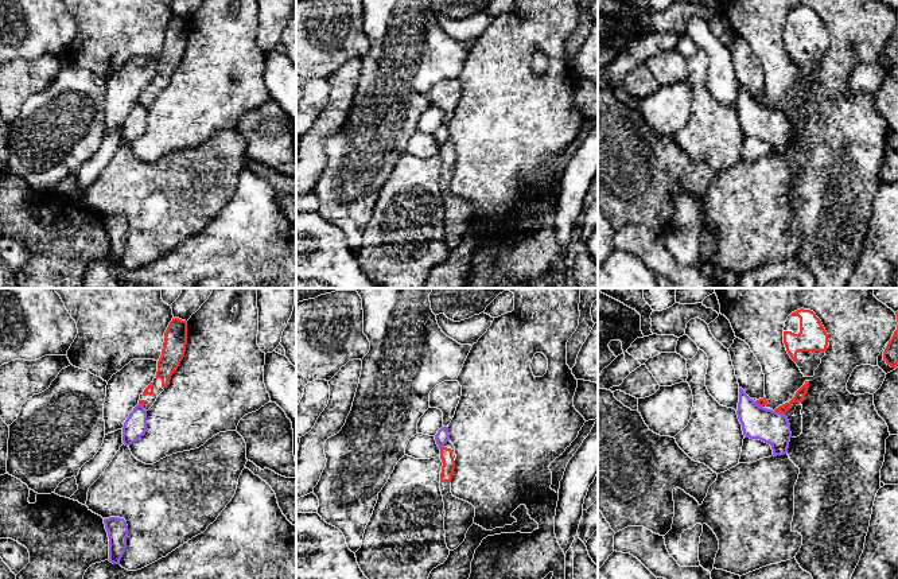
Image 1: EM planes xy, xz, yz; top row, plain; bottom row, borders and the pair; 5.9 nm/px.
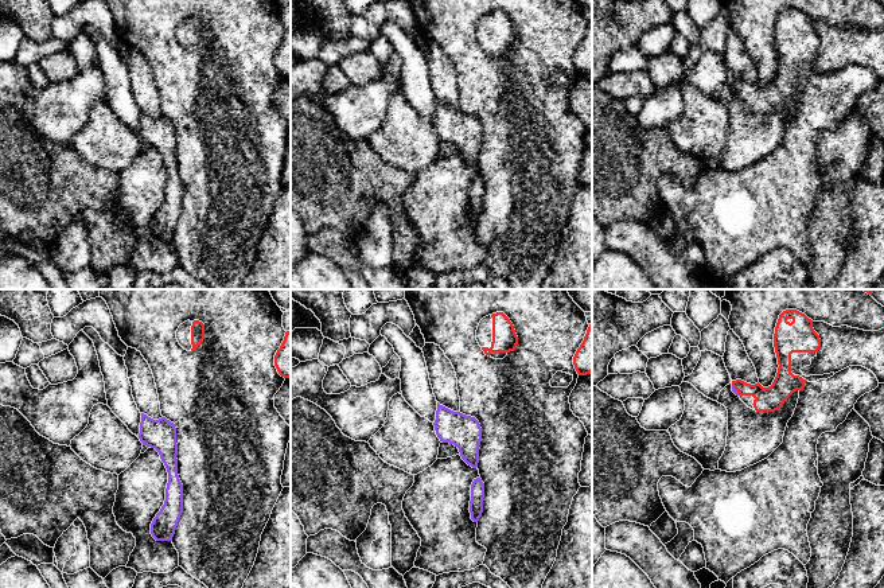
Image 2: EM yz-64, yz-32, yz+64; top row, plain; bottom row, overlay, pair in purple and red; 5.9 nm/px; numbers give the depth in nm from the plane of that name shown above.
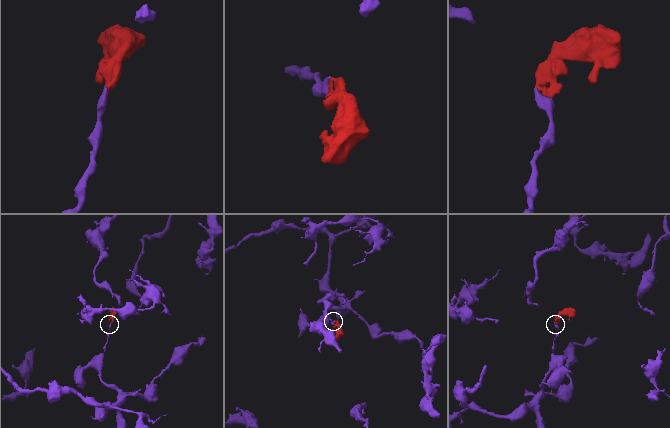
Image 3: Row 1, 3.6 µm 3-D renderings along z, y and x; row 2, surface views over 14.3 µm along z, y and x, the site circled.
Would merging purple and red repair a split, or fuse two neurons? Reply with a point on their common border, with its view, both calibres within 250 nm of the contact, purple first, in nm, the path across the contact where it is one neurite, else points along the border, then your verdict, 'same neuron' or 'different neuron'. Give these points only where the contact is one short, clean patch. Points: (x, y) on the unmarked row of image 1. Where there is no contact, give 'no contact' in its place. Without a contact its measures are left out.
contact yz (780, 111); calibres 200 and 60 nm; border yz (774, 108), (785, 113); different neuron

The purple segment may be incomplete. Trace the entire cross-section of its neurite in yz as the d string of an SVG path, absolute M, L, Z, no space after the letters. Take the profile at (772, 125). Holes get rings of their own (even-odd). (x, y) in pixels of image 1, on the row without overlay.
M742 86L736 113L746 136L770 143L774 155L788 151L792 131L786 113L759 105Z

